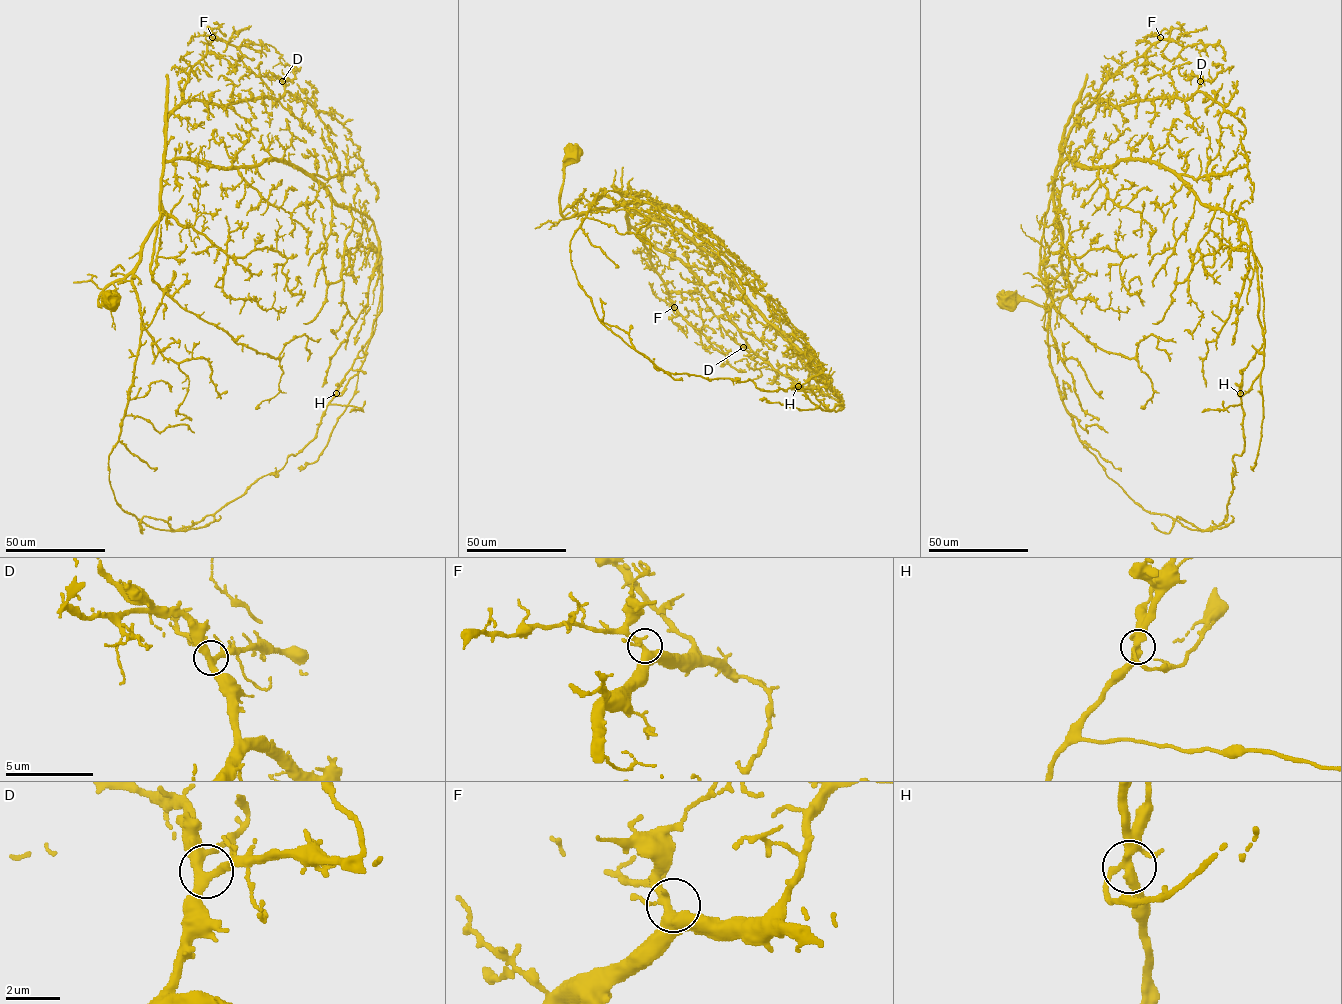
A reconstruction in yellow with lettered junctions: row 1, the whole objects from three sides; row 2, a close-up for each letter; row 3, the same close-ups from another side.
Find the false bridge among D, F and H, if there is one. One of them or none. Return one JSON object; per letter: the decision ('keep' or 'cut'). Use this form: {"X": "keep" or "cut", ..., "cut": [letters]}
{"D": "keep", "F": "keep", "H": "keep", "cut": []}

